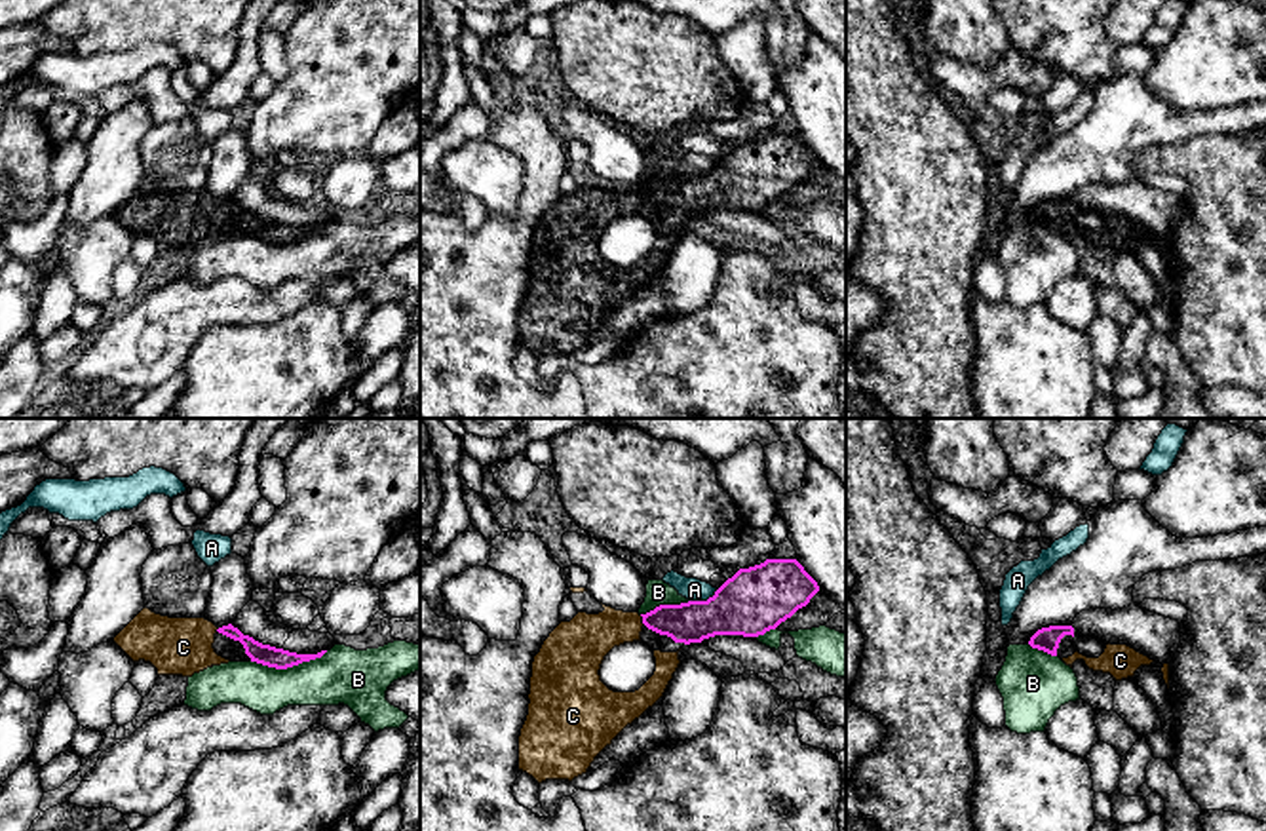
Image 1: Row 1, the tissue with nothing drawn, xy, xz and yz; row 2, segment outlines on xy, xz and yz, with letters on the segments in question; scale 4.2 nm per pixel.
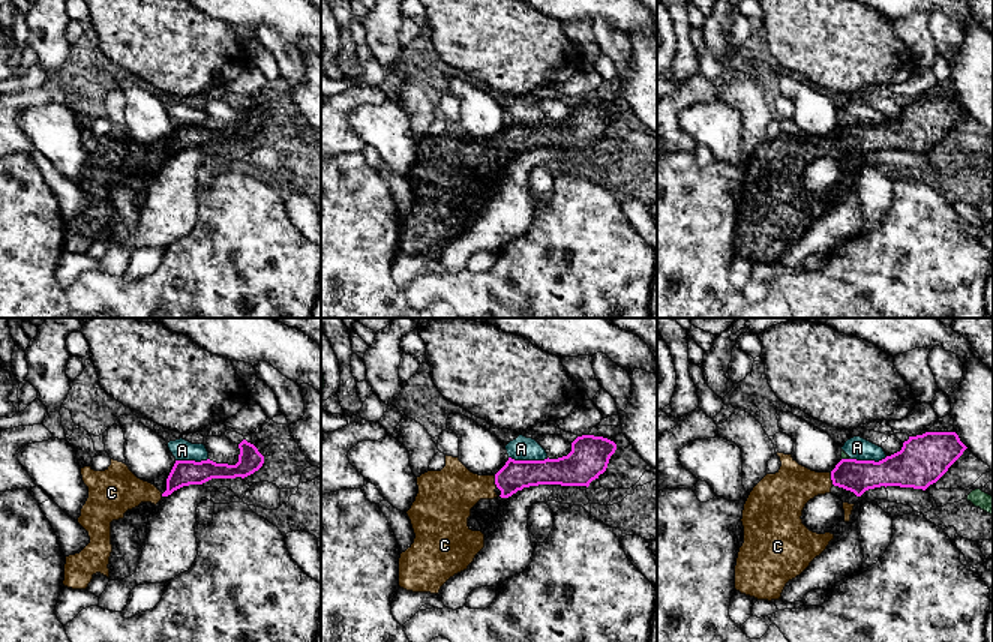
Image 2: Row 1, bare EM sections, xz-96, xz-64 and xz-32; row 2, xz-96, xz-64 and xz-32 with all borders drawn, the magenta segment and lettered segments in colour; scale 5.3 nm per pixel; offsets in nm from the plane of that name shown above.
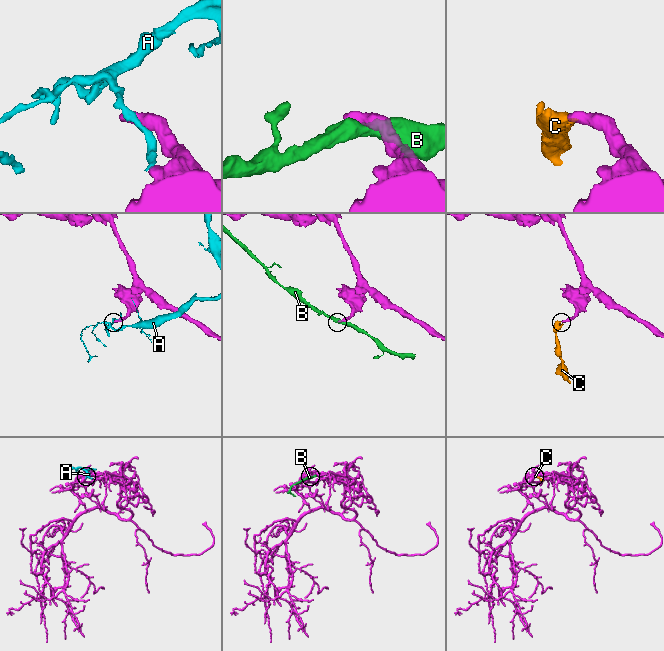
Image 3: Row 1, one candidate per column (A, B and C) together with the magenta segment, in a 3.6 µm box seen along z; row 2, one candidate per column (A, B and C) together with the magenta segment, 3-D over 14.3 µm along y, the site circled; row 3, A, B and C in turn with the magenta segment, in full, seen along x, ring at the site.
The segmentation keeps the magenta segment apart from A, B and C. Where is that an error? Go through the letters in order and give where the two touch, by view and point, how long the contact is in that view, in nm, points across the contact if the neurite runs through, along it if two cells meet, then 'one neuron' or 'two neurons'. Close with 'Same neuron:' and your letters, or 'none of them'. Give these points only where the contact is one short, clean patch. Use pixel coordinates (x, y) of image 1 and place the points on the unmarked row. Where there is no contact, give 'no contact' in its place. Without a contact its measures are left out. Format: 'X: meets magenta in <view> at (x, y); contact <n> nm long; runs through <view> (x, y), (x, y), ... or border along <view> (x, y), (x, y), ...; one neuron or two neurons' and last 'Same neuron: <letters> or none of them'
A: meets magenta in xz at (702, 175); contact 140 nm long; border along xz (717, 164), (706, 173), (689, 175); two neurons
B: meets magenta in xy at (287, 240); contact 340 nm long; two neurons
C: meets magenta in xz at (643, 194); contact 50 nm long; one neuron
Same neuron: C

